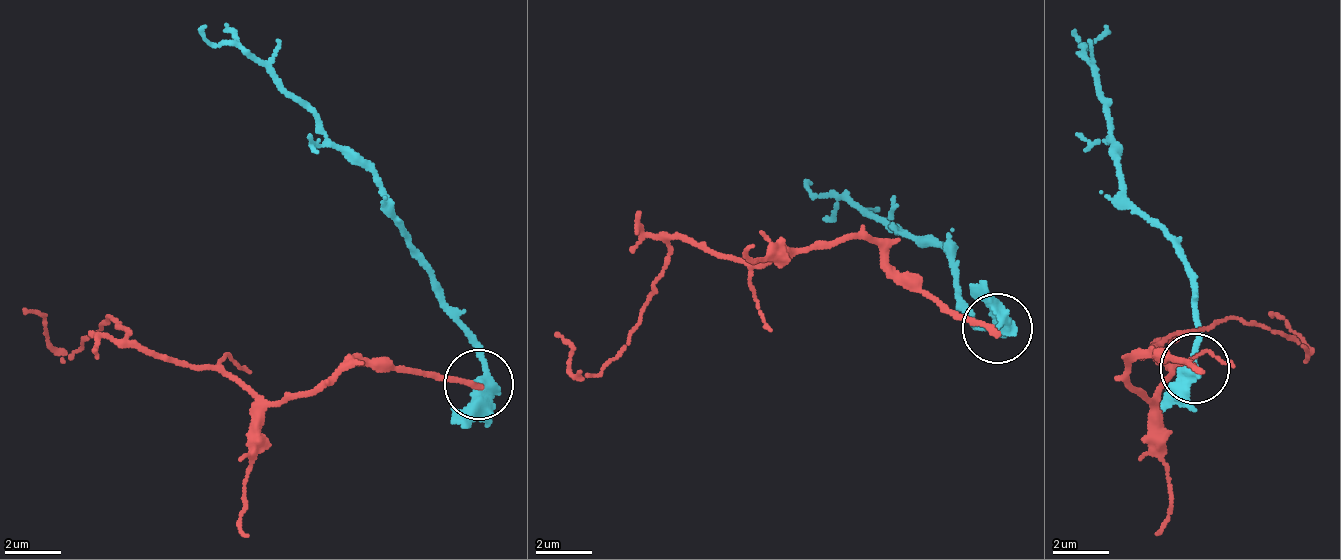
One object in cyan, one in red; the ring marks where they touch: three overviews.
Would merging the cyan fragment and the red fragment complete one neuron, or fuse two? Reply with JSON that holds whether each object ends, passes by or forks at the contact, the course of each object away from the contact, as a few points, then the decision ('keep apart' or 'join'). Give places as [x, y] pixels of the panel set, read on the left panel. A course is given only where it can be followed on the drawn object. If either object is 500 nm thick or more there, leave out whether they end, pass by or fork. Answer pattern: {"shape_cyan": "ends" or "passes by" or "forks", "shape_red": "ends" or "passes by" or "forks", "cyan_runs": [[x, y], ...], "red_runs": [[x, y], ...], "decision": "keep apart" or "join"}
{"shape_cyan": "passes by", "shape_red": "ends", "cyan_runs": [[477, 382], [484, 347], [440, 284], [387, 190], [307, 106], [238, 49], [210, 42], [208, 27]], "red_runs": [[477, 382], [346, 365], [310, 393], [256, 401], [160, 360], [109, 314], [78, 353], [57, 353], [22, 309]], "decision": "keep apart"}

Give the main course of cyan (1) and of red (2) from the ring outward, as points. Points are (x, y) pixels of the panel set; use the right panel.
1: (1197, 367), (1189, 271), (1127, 183), (1112, 103), (1082, 51), (1086, 45), (1073, 31)
2: (1197, 367), (1134, 359), (1133, 389), (1149, 399), (1167, 386), (1156, 342), (1239, 315), (1311, 353), (1268, 313)

